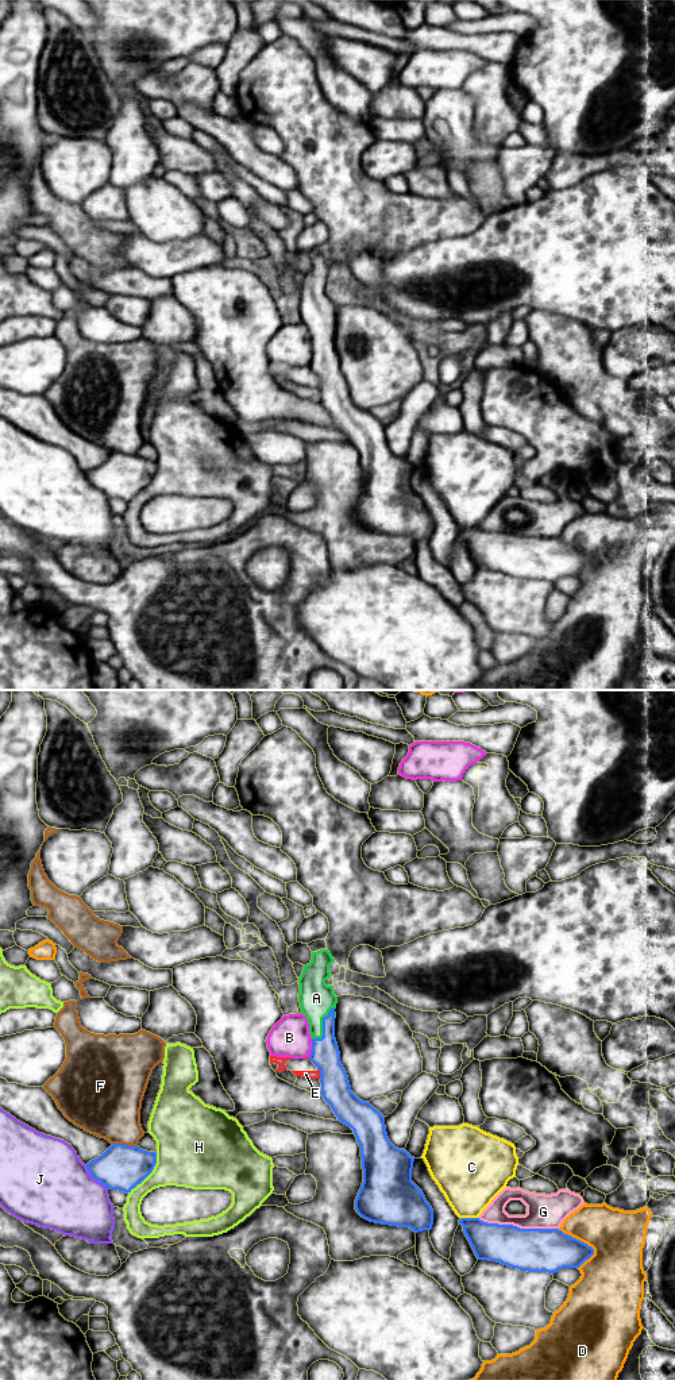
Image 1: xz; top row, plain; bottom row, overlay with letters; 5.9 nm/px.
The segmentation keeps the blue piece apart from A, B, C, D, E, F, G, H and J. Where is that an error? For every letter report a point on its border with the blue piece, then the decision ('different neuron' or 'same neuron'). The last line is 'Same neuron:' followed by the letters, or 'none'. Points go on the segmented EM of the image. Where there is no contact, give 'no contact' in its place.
A: contact xz (323, 1026); same neuron
B: contact xz (312, 1048); different neuron
C: contact xz (470, 1218); different neuron
D: contact xz (583, 1242); different neuron
E: contact xz (320, 1074); different neuron
F: contact xz (124, 1145); different neuron
G: contact xz (519, 1228); different neuron
H: contact xz (149, 1174); different neuron
J: contact xz (95, 1178); different neuron
Same neuron: A

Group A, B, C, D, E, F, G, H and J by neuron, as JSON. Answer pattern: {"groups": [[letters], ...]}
{"groups": [["A"], ["B"], ["C"], ["D"], ["E"], ["F"], ["G"], ["H"], ["J"]]}

